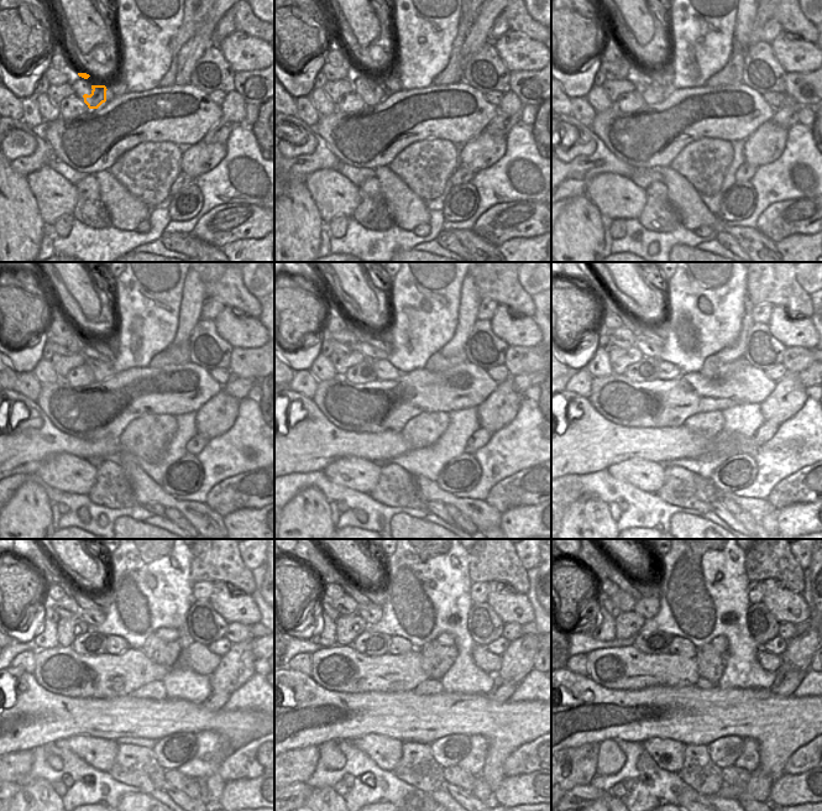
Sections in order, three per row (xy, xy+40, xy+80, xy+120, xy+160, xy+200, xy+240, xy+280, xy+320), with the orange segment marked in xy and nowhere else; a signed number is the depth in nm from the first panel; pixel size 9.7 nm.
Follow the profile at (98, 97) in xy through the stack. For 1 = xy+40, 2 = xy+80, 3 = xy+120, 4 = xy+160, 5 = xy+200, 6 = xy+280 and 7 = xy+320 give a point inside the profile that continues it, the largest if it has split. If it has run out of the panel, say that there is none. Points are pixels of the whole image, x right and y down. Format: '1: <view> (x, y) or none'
1: xy+40 (376, 94)
2: xy+80 (654, 94)
3: xy+120 (99, 360)
4: xy+160 (367, 350)
5: xy+200 (648, 349)
6: xy+280 (372, 613)
7: xy+320 (647, 607)

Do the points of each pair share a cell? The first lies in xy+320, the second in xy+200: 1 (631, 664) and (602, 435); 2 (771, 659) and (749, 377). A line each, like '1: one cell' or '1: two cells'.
1: two cells
2: one cell

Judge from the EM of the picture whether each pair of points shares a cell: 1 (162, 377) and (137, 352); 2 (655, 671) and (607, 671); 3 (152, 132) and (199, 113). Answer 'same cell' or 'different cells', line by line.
1: different cells
2: same cell
3: same cell

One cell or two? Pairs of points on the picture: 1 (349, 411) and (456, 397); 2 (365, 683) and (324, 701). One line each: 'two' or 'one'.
1: one
2: two

